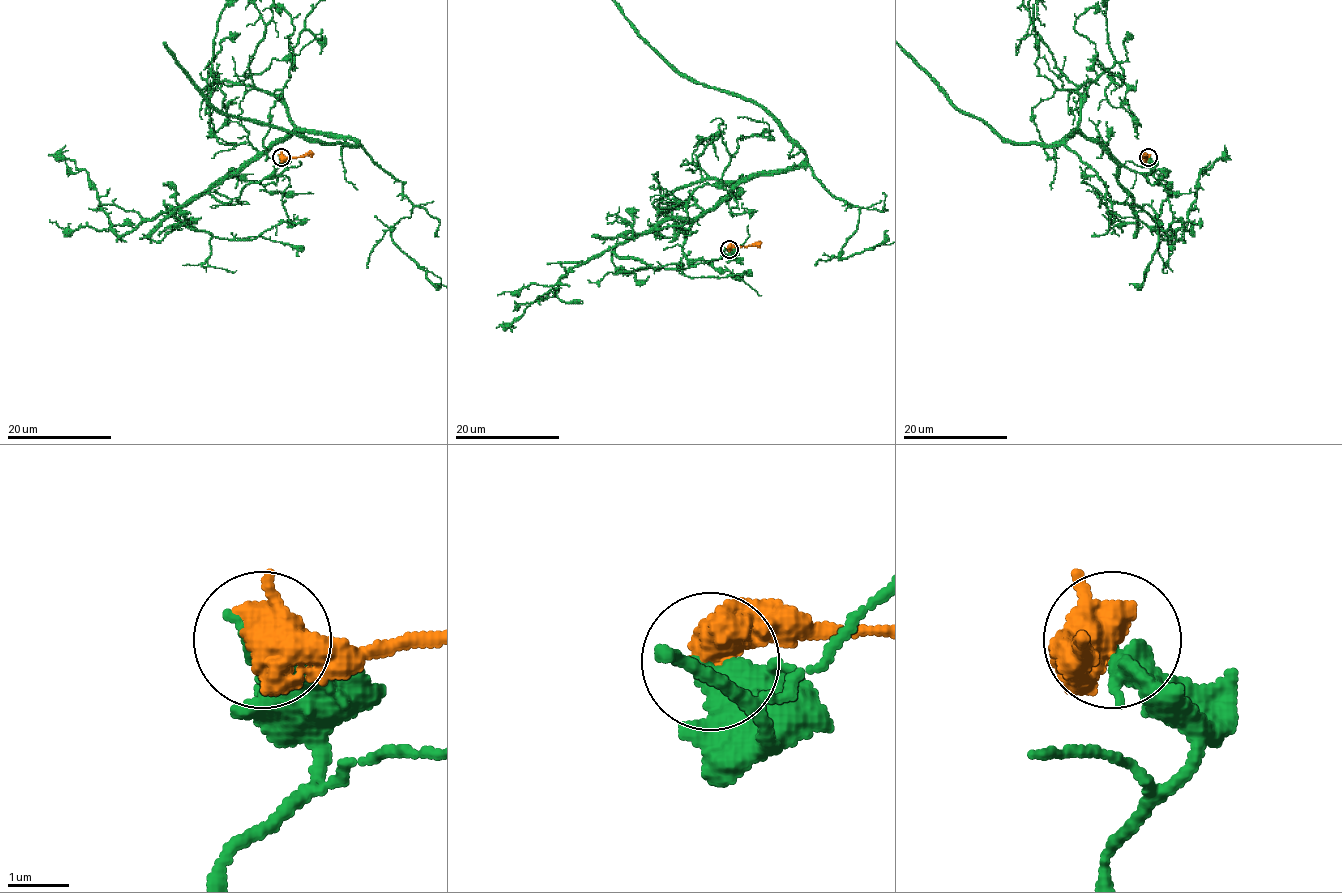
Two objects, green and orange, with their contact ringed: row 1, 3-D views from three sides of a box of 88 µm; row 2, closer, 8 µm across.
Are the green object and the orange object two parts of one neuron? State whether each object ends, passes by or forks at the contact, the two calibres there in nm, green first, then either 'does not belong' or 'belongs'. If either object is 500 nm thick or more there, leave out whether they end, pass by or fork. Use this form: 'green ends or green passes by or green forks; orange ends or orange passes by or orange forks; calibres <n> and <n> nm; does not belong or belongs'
calibres 440 and 900 nm; does not belong

